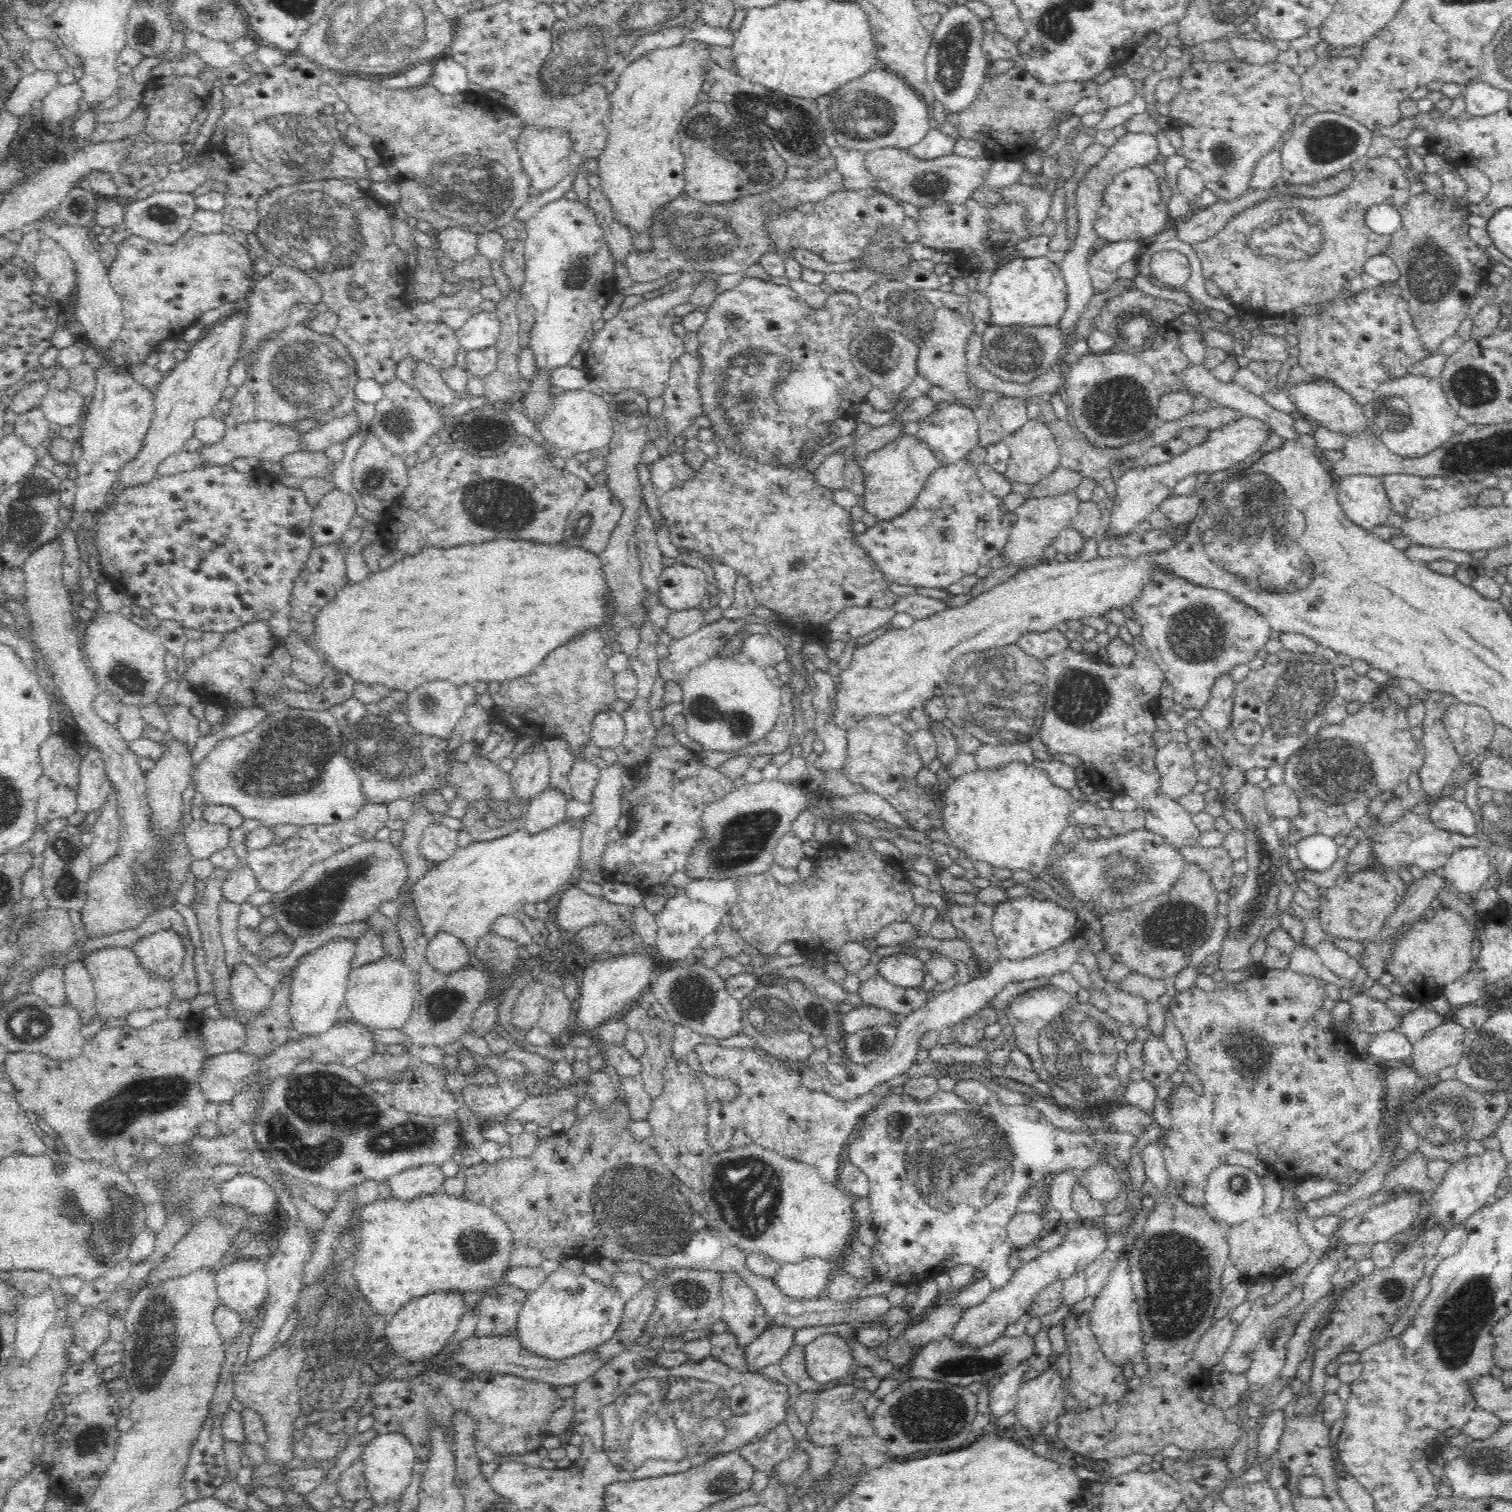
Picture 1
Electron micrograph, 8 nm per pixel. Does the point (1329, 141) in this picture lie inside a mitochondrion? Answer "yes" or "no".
yes

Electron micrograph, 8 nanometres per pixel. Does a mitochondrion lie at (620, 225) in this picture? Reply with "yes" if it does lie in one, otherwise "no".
no

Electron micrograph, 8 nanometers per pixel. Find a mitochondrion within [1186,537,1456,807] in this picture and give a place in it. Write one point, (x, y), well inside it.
(1291, 693)

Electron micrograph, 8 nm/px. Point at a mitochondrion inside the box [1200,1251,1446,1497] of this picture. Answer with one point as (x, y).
(1393, 1292)

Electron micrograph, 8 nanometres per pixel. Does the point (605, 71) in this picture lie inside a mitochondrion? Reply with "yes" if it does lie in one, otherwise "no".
no

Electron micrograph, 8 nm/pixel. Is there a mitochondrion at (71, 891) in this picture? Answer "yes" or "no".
no

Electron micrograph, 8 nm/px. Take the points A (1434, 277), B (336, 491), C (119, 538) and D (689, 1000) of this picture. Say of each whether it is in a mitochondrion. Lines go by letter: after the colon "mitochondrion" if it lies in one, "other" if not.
A: mitochondrion
B: other
C: other
D: mitochondrion

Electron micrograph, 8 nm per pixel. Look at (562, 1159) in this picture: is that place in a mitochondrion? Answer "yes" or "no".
no

